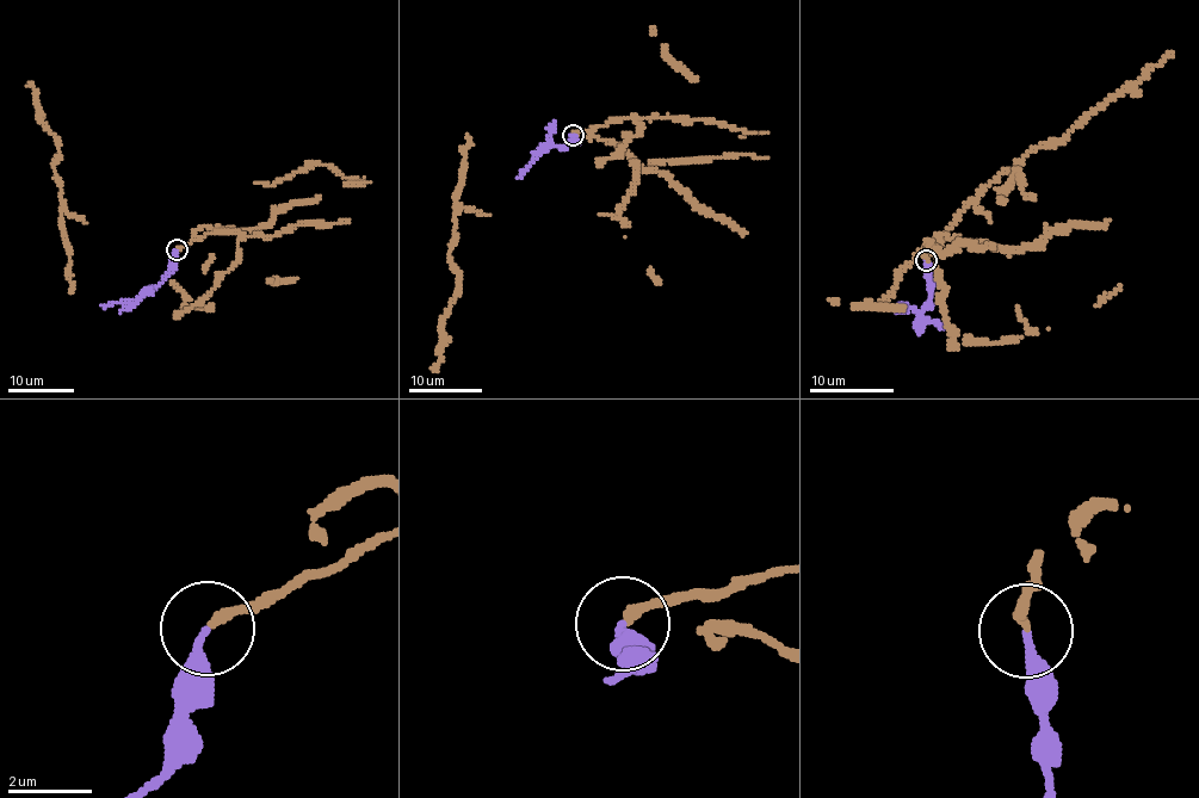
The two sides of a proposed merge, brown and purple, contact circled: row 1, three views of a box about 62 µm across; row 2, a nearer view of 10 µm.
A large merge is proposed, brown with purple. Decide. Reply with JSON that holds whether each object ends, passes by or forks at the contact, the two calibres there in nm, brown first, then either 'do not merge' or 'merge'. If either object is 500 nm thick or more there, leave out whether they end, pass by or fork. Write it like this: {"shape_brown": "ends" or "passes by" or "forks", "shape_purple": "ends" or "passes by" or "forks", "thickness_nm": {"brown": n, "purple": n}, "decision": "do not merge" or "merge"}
{"shape_brown": "ends", "shape_purple": "ends", "thickness_nm": {"brown": 220, "purple": 240}, "decision": "do not merge"}

